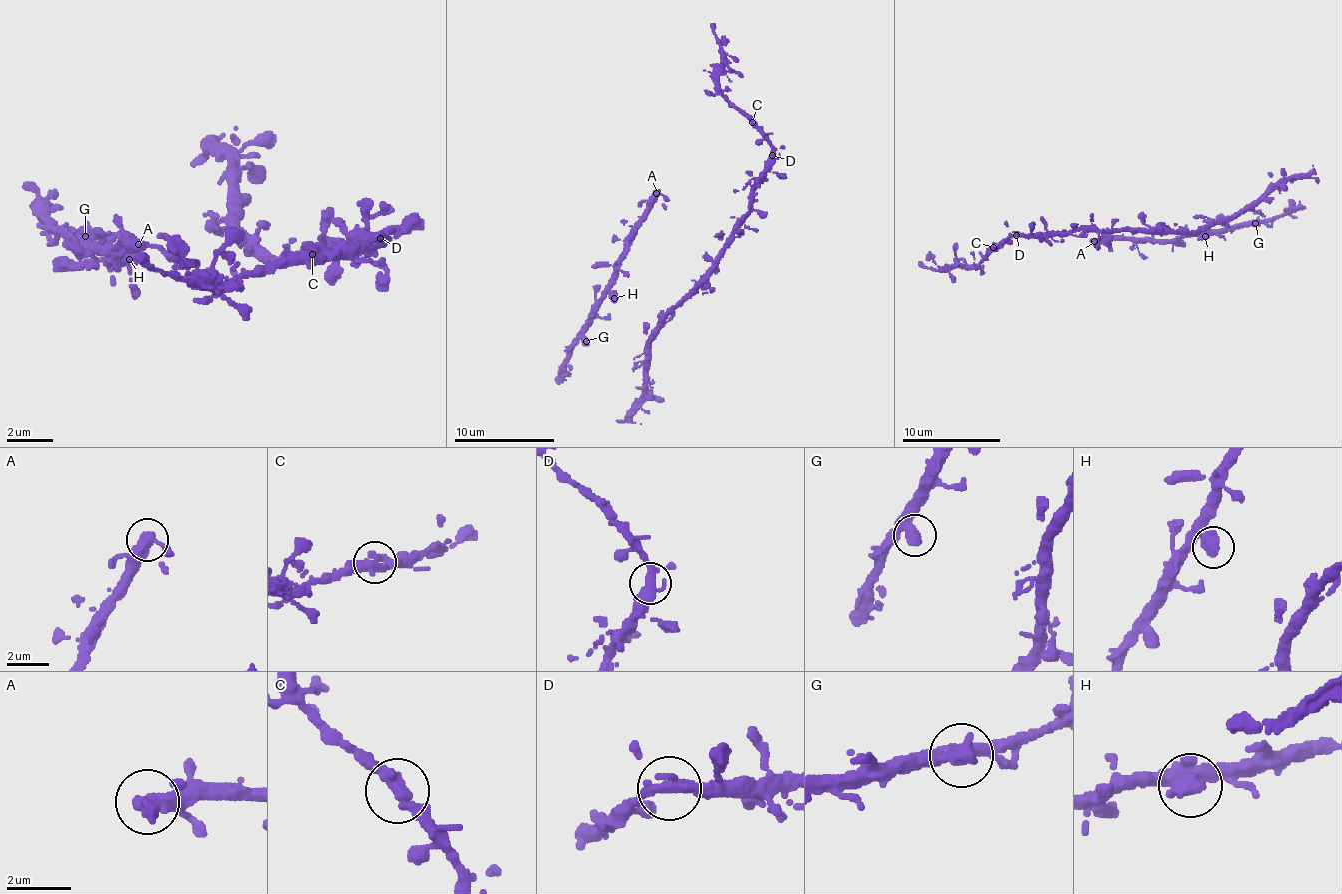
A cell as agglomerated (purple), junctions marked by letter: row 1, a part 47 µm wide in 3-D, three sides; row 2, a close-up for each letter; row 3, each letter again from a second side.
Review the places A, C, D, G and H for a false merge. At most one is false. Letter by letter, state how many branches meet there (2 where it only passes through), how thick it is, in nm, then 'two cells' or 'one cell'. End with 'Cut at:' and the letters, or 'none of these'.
A: branches 2; calibre 400 nm; one cell
C: branches 2; calibre 440 nm; one cell
D: branches 2; calibre 440 nm; one cell
G: branches 1; calibre 500 nm; one cell
H: branches 1; calibre 550 nm; one cell
Cut at: none of these

